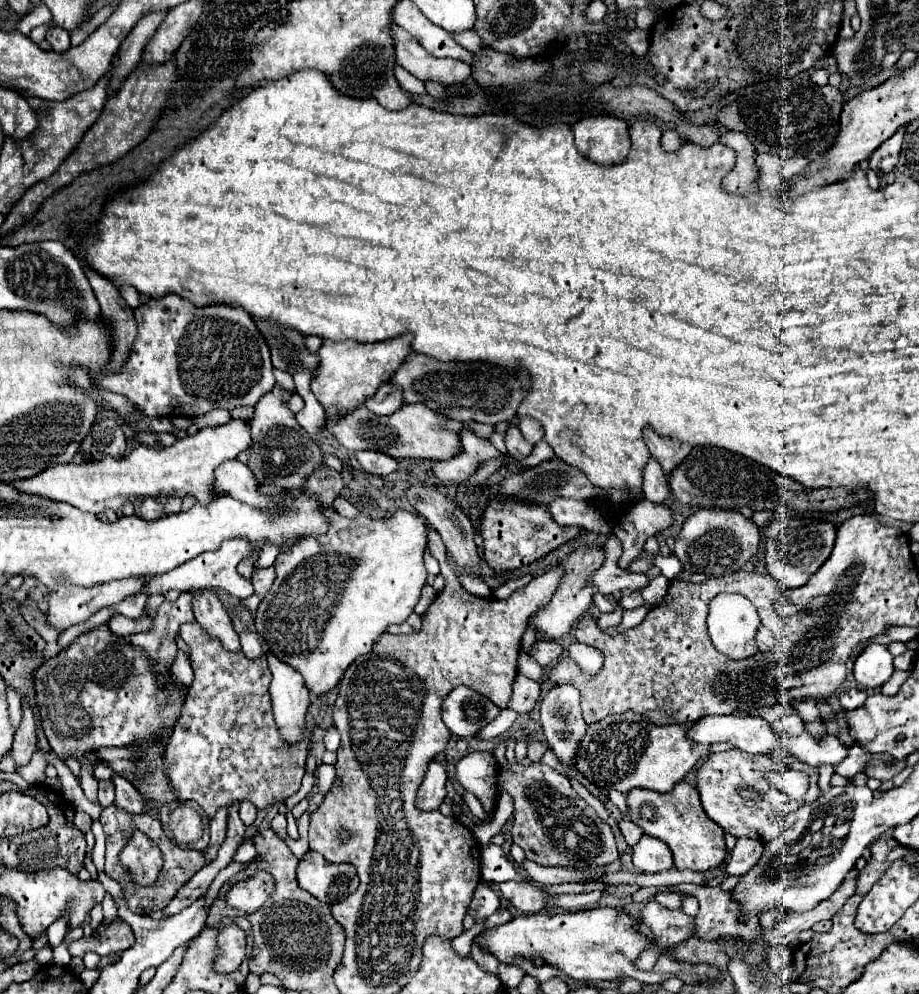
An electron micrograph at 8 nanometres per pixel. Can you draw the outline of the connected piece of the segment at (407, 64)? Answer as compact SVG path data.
M392 26L394 40L396 40L396 62L406 68L410 74L414 74L418 80L434 80L440 84L462 84L468 80L470 66L454 60L454 58L434 58L428 54L414 36L410 36L404 28Z

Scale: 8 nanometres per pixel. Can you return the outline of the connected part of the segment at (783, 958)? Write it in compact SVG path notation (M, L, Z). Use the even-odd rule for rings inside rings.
M770 946L766 960L768 960L768 966L774 970L774 974L778 978L788 978L786 964L792 960L788 948L784 948L784 946Z

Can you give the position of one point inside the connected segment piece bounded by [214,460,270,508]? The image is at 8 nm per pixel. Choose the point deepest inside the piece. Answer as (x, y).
(233, 478)

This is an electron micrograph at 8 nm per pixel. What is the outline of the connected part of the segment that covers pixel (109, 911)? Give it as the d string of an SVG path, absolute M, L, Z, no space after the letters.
M106 893L106 896L102 901L102 908L104 922L113 920L118 916L118 910L116 908L115 902L108 893Z

